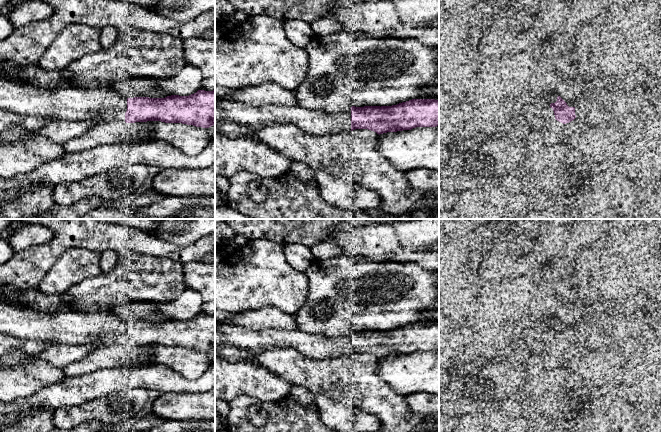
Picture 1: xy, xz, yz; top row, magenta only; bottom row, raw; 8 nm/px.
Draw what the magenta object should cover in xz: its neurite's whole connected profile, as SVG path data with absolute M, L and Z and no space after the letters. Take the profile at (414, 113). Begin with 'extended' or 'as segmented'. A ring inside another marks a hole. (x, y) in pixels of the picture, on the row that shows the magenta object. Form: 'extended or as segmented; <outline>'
extended; M412 99L392 106L352 106L341 112L303 108L299 105L249 105L231 102L215 106L215 132L226 121L262 129L293 124L314 135L336 135L342 131L368 129L383 134L416 127L439 126L439 100Z

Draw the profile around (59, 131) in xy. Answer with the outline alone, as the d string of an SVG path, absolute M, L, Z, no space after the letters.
M101 118L87 121L50 121L38 134L48 138L50 141L63 145L82 134L85 134L93 126L102 123Z

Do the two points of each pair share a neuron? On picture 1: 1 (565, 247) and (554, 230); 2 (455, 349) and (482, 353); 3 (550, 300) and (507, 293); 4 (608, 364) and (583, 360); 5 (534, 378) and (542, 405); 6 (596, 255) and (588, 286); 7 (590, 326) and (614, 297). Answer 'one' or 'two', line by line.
1: one
2: one
3: two
4: one
5: two
6: one
7: two

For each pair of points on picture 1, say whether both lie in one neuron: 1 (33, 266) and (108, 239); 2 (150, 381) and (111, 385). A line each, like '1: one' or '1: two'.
1: one
2: one

